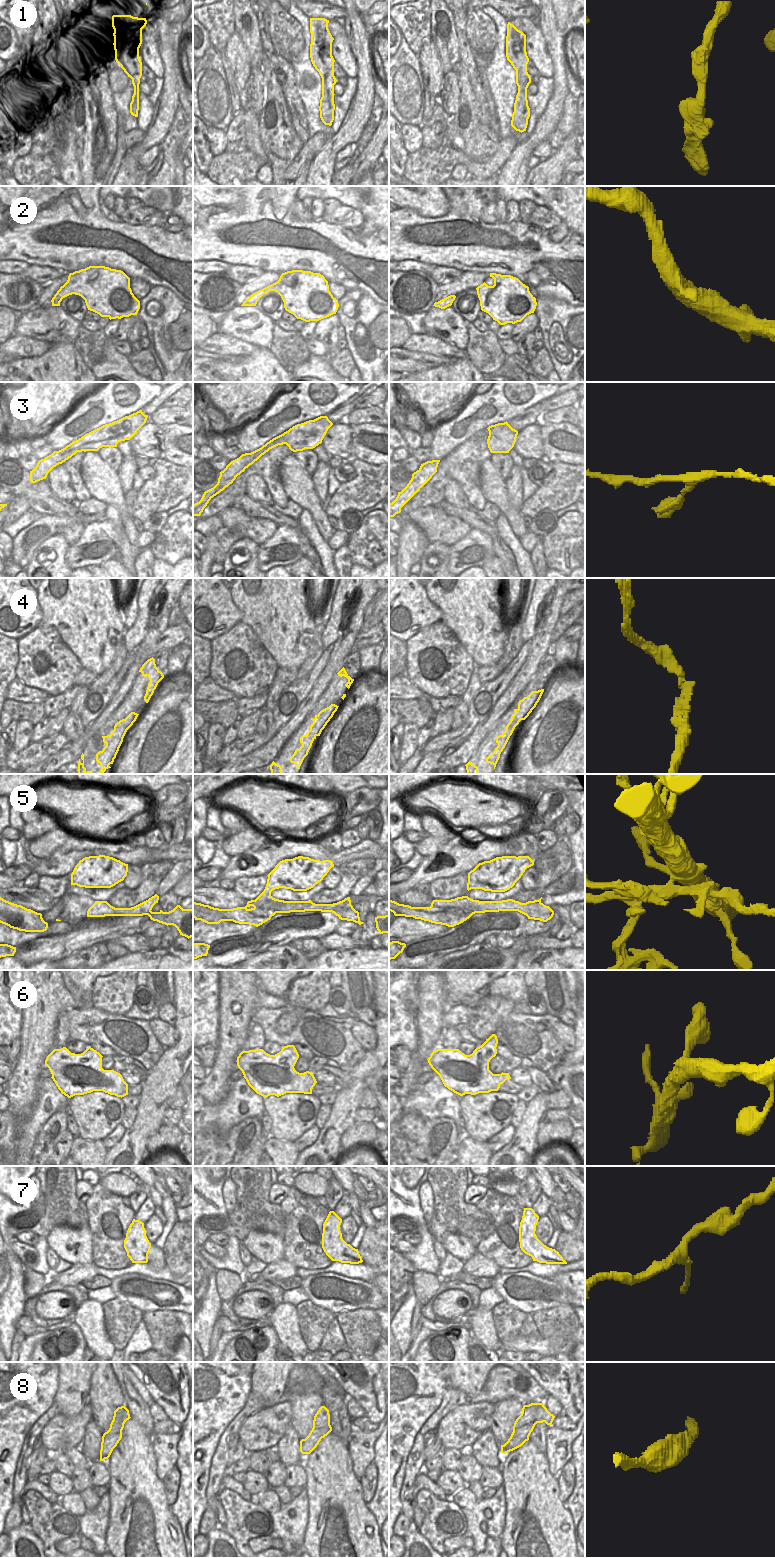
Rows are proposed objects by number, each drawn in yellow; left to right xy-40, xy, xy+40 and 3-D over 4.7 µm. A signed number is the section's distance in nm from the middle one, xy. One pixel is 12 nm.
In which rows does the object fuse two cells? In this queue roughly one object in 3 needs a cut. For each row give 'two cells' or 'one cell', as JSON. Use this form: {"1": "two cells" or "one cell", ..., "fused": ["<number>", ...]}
{"1": "one cell", "2": "one cell", "3": "one cell", "4": "one cell", "5": "two cells", "6": "one cell", "7": "one cell", "8": "one cell", "fused": ["5"]}

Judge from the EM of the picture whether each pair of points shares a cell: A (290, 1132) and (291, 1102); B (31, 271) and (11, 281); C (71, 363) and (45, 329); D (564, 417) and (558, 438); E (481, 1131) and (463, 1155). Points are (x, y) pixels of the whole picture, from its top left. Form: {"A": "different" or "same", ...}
{"A": "same", "B": "different", "C": "different", "D": "different", "E": "different"}

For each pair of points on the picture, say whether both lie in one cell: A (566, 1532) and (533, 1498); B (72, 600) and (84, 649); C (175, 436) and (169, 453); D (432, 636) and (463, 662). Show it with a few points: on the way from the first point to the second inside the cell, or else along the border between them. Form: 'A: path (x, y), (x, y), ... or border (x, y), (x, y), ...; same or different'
A: path (557, 1526), (538, 1507); same
B: path (82, 612), (84, 637); same
C: path (175, 440), (175, 447), (173, 449); same
D: path (441, 645), (446, 648), (446, 652), (454, 660); same

